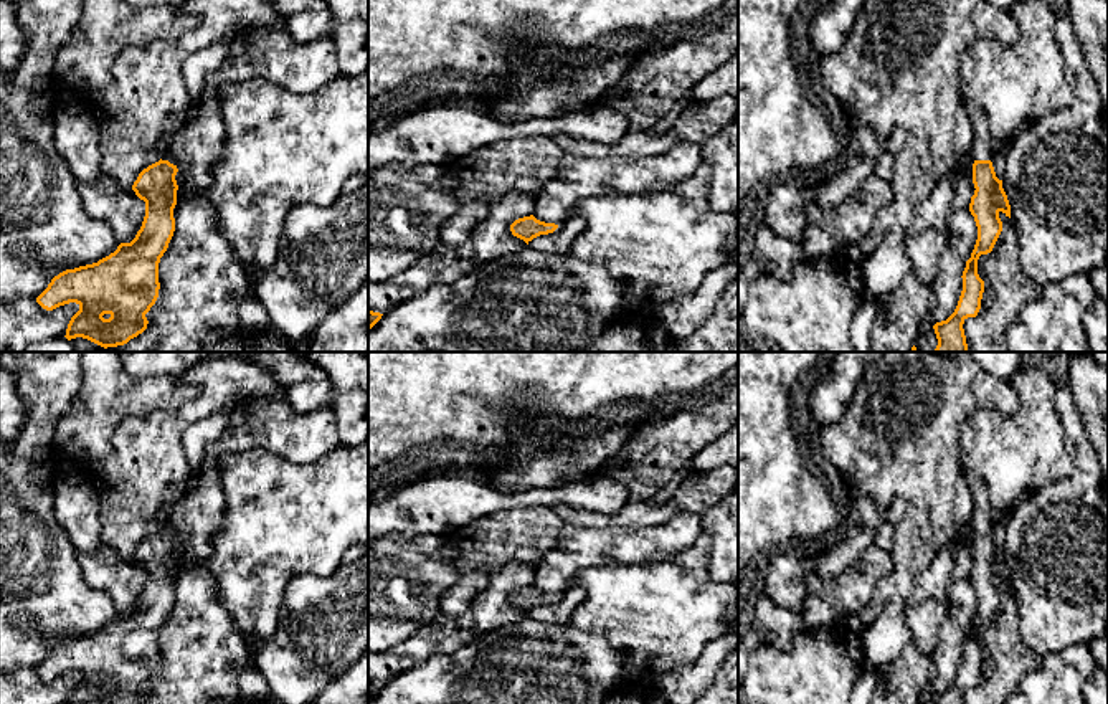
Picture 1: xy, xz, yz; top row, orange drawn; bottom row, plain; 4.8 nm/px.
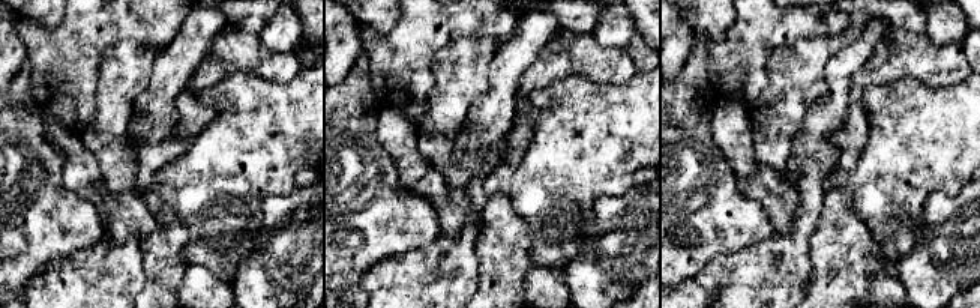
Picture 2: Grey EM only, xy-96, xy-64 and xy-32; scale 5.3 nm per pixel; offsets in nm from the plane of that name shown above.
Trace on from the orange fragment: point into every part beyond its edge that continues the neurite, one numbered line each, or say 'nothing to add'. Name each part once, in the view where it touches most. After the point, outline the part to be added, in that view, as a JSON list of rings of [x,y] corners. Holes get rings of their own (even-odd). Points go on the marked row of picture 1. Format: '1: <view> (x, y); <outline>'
1: yz (981, 147); [[[964,98],[964,107],[968,111],[968,117],[976,134],[976,139],[973,142],[969,154],[973,155],[974,160],[991,160],[992,152],[991,152],[987,121],[986,121],[984,111],[979,104],[966,98]]]

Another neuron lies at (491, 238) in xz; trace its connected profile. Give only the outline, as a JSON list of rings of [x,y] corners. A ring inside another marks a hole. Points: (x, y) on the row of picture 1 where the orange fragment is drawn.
[[[509,193],[490,203],[487,216],[471,233],[477,266],[527,246],[523,240],[512,235],[510,225],[533,215],[533,203],[535,198],[527,193]]]

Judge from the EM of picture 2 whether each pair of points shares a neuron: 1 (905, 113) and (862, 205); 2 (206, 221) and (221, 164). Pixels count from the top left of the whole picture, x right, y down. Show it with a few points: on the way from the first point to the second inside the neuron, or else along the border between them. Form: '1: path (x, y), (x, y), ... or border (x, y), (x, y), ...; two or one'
1: path (905, 135), (905, 161), (884, 182); one
2: path (218, 208), (221, 178); one

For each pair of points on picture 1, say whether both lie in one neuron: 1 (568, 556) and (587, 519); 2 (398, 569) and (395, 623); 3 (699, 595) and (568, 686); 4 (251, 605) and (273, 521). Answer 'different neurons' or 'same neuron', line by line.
1: different neurons
2: same neuron
3: different neurons
4: same neuron

